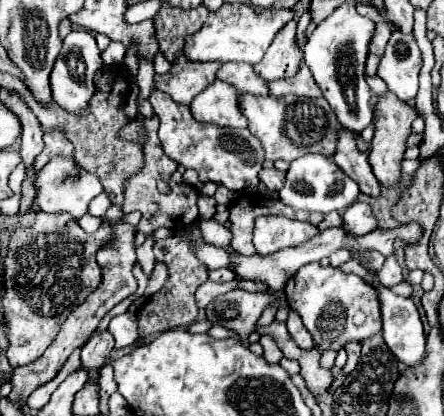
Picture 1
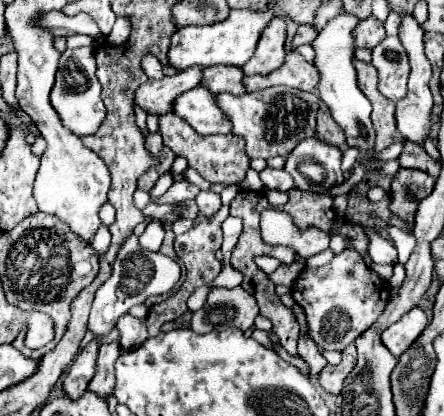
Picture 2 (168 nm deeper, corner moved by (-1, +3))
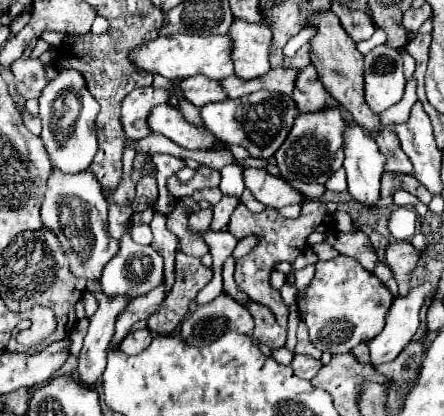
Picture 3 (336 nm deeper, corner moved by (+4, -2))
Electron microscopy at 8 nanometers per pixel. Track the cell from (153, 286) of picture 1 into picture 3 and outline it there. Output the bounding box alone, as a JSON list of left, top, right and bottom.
[151,213,179,293]

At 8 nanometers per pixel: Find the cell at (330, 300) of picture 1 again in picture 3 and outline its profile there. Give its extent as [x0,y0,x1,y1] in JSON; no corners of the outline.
[297,255,393,353]

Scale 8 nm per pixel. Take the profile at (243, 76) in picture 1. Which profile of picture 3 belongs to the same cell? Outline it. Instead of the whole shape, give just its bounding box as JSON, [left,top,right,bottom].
[181,75,227,107]

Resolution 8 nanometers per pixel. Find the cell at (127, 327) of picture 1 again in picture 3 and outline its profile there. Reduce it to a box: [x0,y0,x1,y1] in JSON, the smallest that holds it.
[119,329,153,355]

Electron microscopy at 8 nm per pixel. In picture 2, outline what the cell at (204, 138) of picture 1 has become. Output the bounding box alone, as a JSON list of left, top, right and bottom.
[160,112,250,184]

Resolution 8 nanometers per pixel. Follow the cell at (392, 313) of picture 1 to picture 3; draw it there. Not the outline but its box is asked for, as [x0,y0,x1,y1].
[369,287,425,365]

